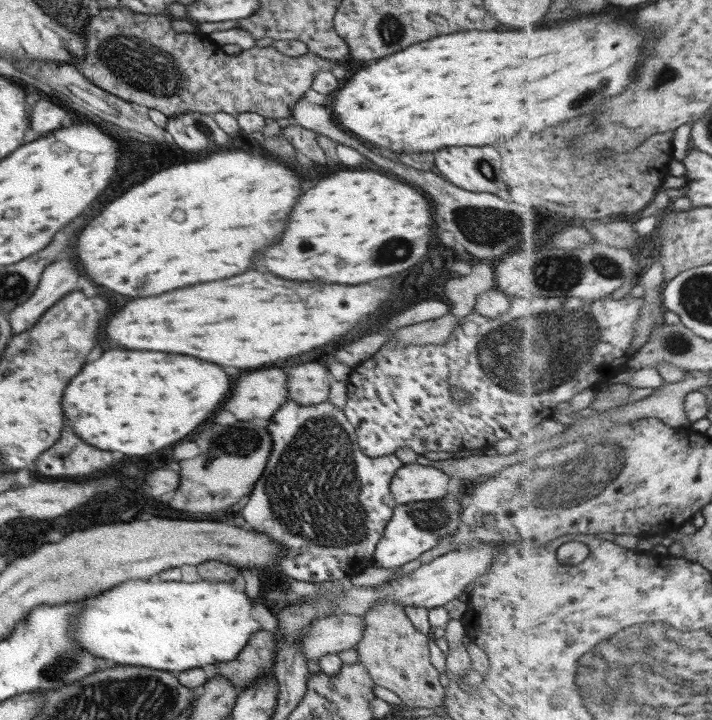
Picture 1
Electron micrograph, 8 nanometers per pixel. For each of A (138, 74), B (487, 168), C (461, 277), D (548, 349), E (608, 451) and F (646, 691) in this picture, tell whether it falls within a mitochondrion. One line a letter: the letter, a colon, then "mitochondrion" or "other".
A: mitochondrion
B: mitochondrion
C: other
D: mitochondrion
E: mitochondrion
F: mitochondrion

